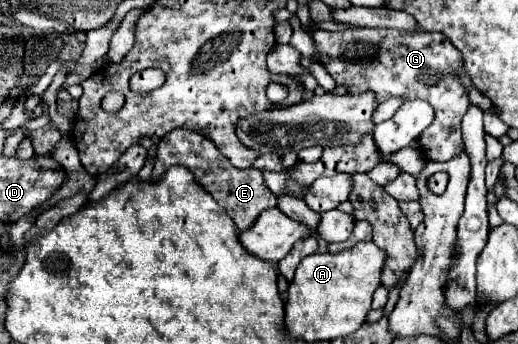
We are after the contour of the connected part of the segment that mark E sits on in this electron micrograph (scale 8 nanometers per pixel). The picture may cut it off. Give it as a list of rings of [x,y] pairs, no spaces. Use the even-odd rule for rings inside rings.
[[[175,130],[175,132],[169,132],[163,140],[159,140],[151,180],[161,180],[163,172],[169,166],[175,166],[175,164],[185,164],[191,170],[191,174],[195,176],[199,186],[203,186],[215,198],[215,202],[221,208],[225,208],[225,212],[233,218],[233,222],[237,224],[237,228],[241,232],[251,228],[251,224],[255,224],[257,216],[263,210],[267,210],[271,206],[277,206],[277,198],[265,186],[261,170],[255,170],[255,168],[239,170],[239,168],[235,168],[227,158],[221,158],[215,144],[211,144],[211,140],[207,140],[199,132]]]

